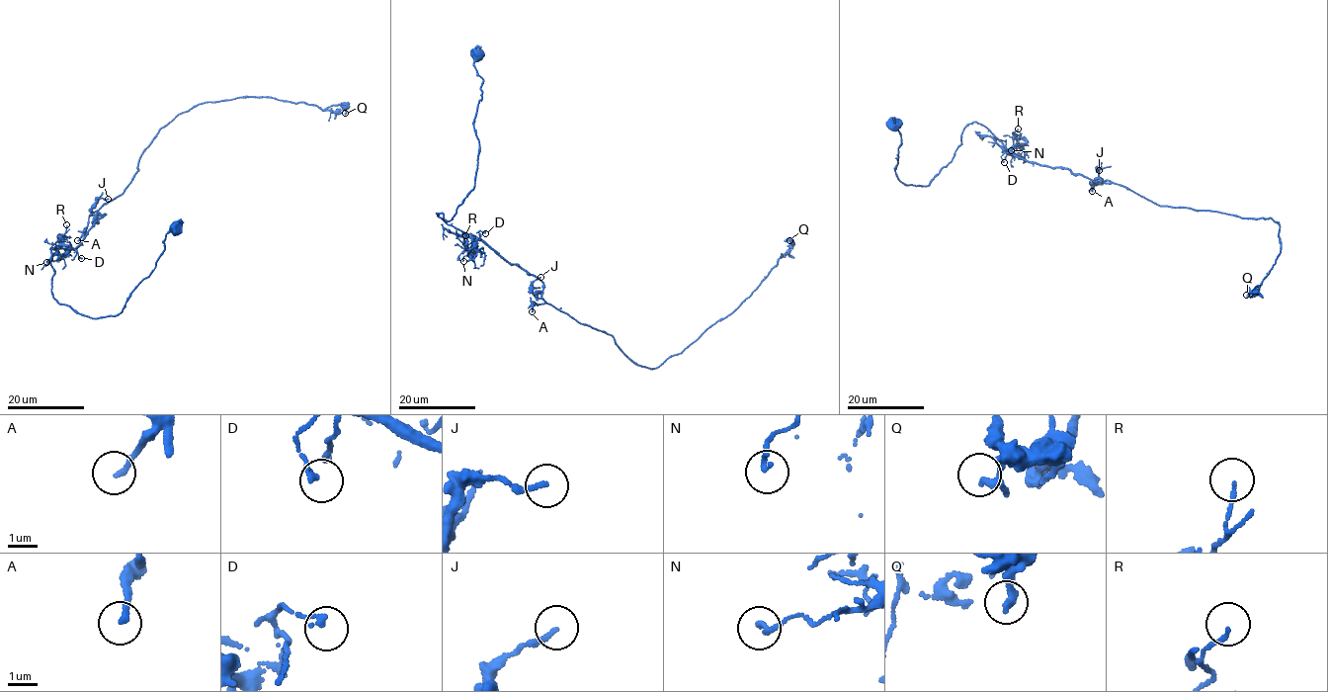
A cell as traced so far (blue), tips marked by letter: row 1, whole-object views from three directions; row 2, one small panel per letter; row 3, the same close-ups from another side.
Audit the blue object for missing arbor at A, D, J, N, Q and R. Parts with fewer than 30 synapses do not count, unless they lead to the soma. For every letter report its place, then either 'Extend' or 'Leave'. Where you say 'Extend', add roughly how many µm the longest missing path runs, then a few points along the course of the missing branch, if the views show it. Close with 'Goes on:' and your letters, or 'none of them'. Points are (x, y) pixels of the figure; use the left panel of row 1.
A: Place: (77, 240). Leave
D: Place: (81, 258). Leave
J: Place: (108, 199). Leave
N: Place: (46, 262). Leave
Q: Place: (345, 113). Leave
R: Place: (66, 224). Leave
Goes on: none of them

